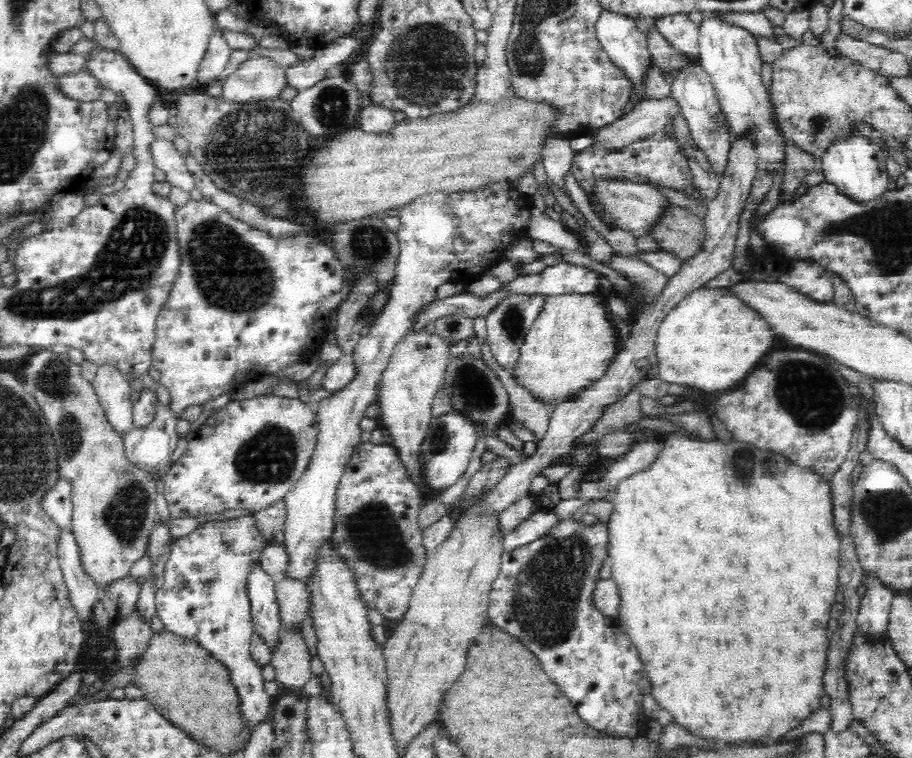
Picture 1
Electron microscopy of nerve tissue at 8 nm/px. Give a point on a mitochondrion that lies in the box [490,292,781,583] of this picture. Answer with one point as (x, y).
(746, 467)

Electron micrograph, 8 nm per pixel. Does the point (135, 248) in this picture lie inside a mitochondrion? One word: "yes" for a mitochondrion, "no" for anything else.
yes

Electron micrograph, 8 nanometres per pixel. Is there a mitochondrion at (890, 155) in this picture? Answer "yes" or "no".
no

